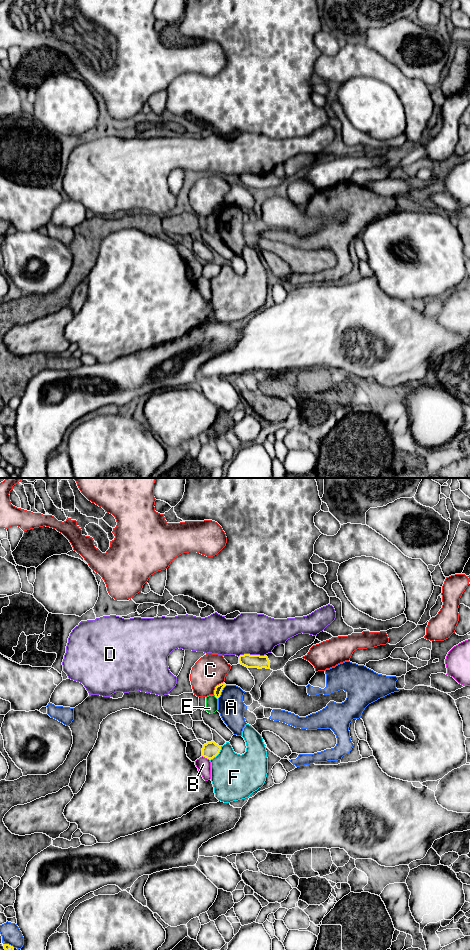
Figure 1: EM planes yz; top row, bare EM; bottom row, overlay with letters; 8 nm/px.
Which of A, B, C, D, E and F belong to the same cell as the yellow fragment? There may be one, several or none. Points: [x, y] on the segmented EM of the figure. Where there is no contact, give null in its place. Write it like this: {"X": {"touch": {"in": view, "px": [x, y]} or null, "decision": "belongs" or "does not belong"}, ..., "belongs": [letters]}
{"A": {"touch": {"in": "yz", "px": [221, 691]}, "decision": "does not belong"}, "B": {"touch": {"in": "yz", "px": [206, 757]}, "decision": "does not belong"}, "C": {"touch": {"in": "yz", "px": [215, 687]}, "decision": "does not belong"}, "D": {"touch": {"in": "yz", "px": [250, 655]}, "decision": "does not belong"}, "E": {"touch": {"in": "yz", "px": [215, 696]}, "decision": "does not belong"}, "F": {"touch": {"in": "yz", "px": [217, 754]}, "decision": "does not belong"}, "belongs": []}

